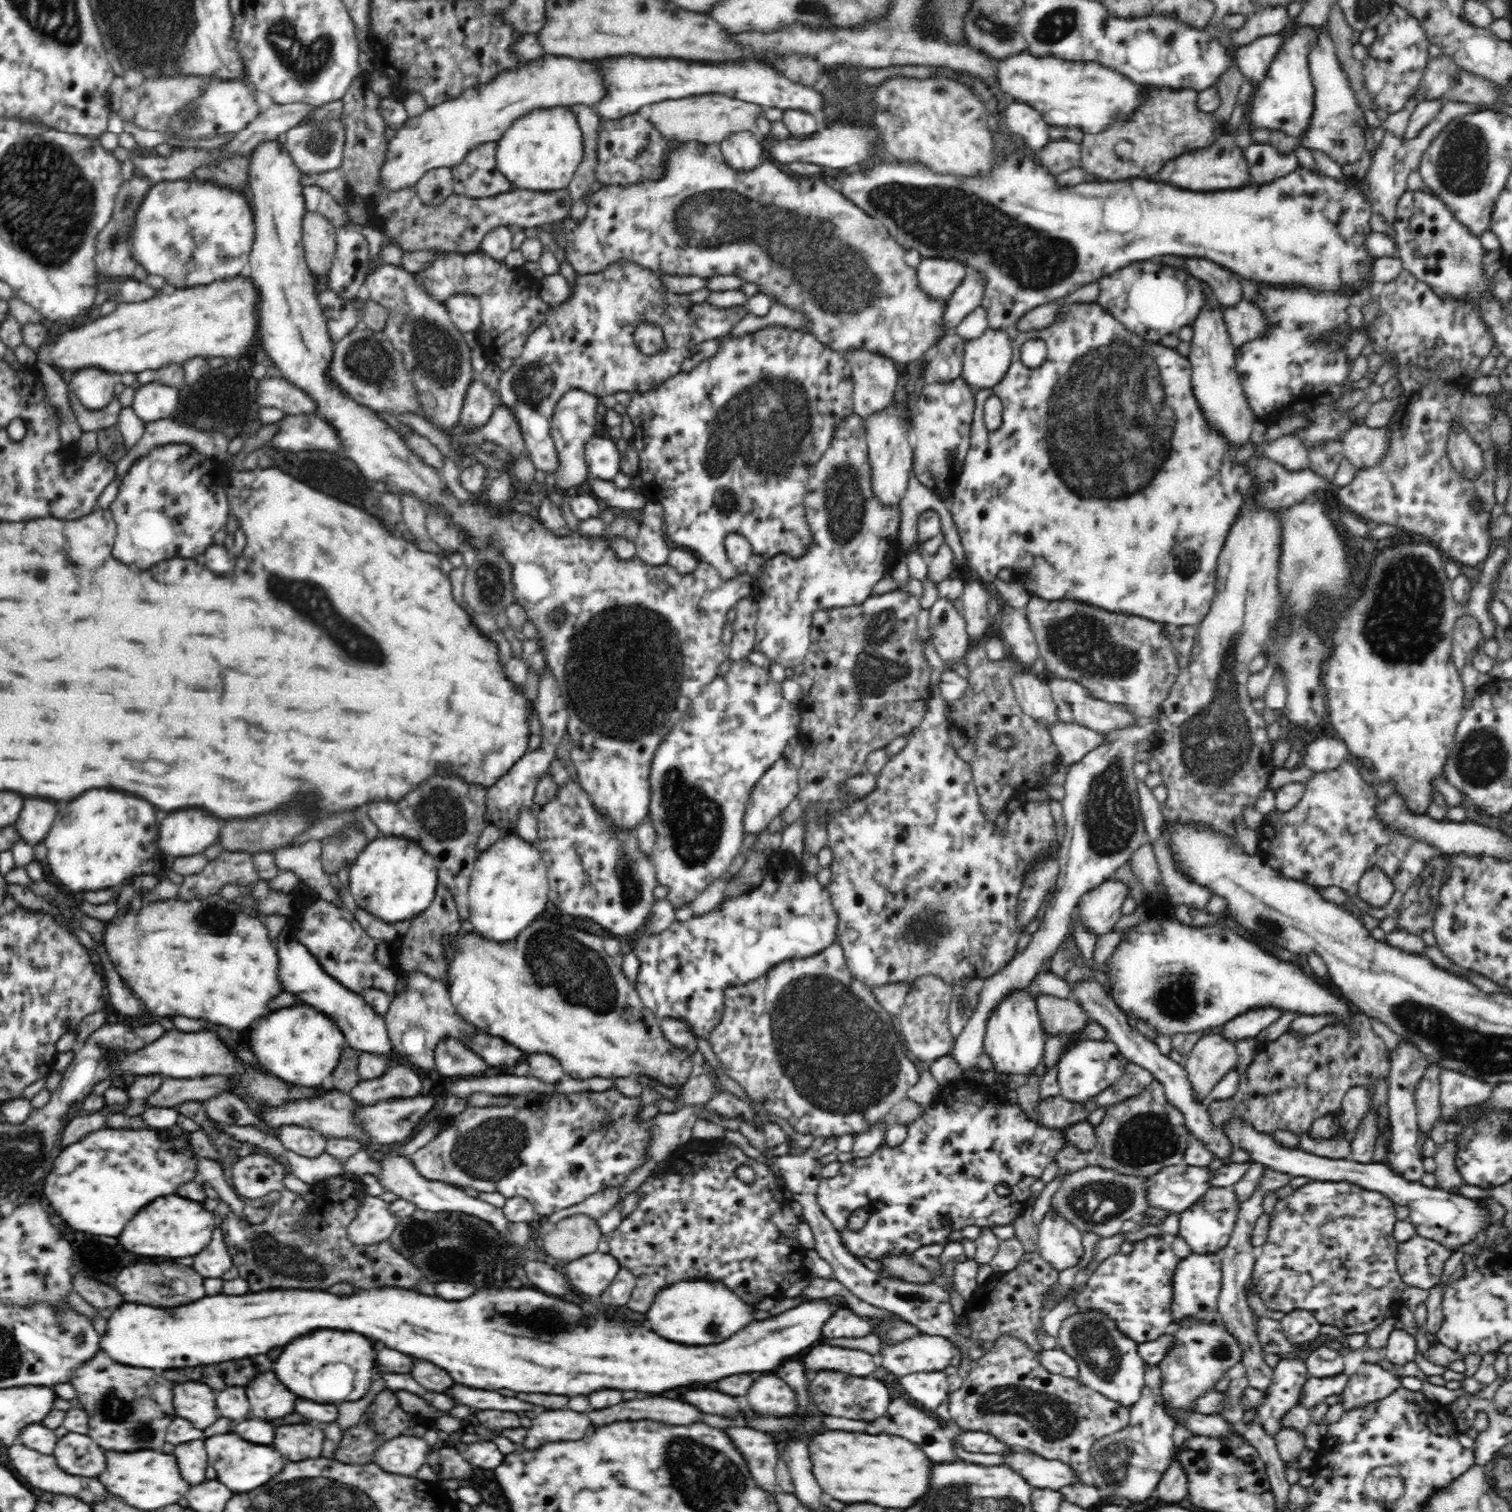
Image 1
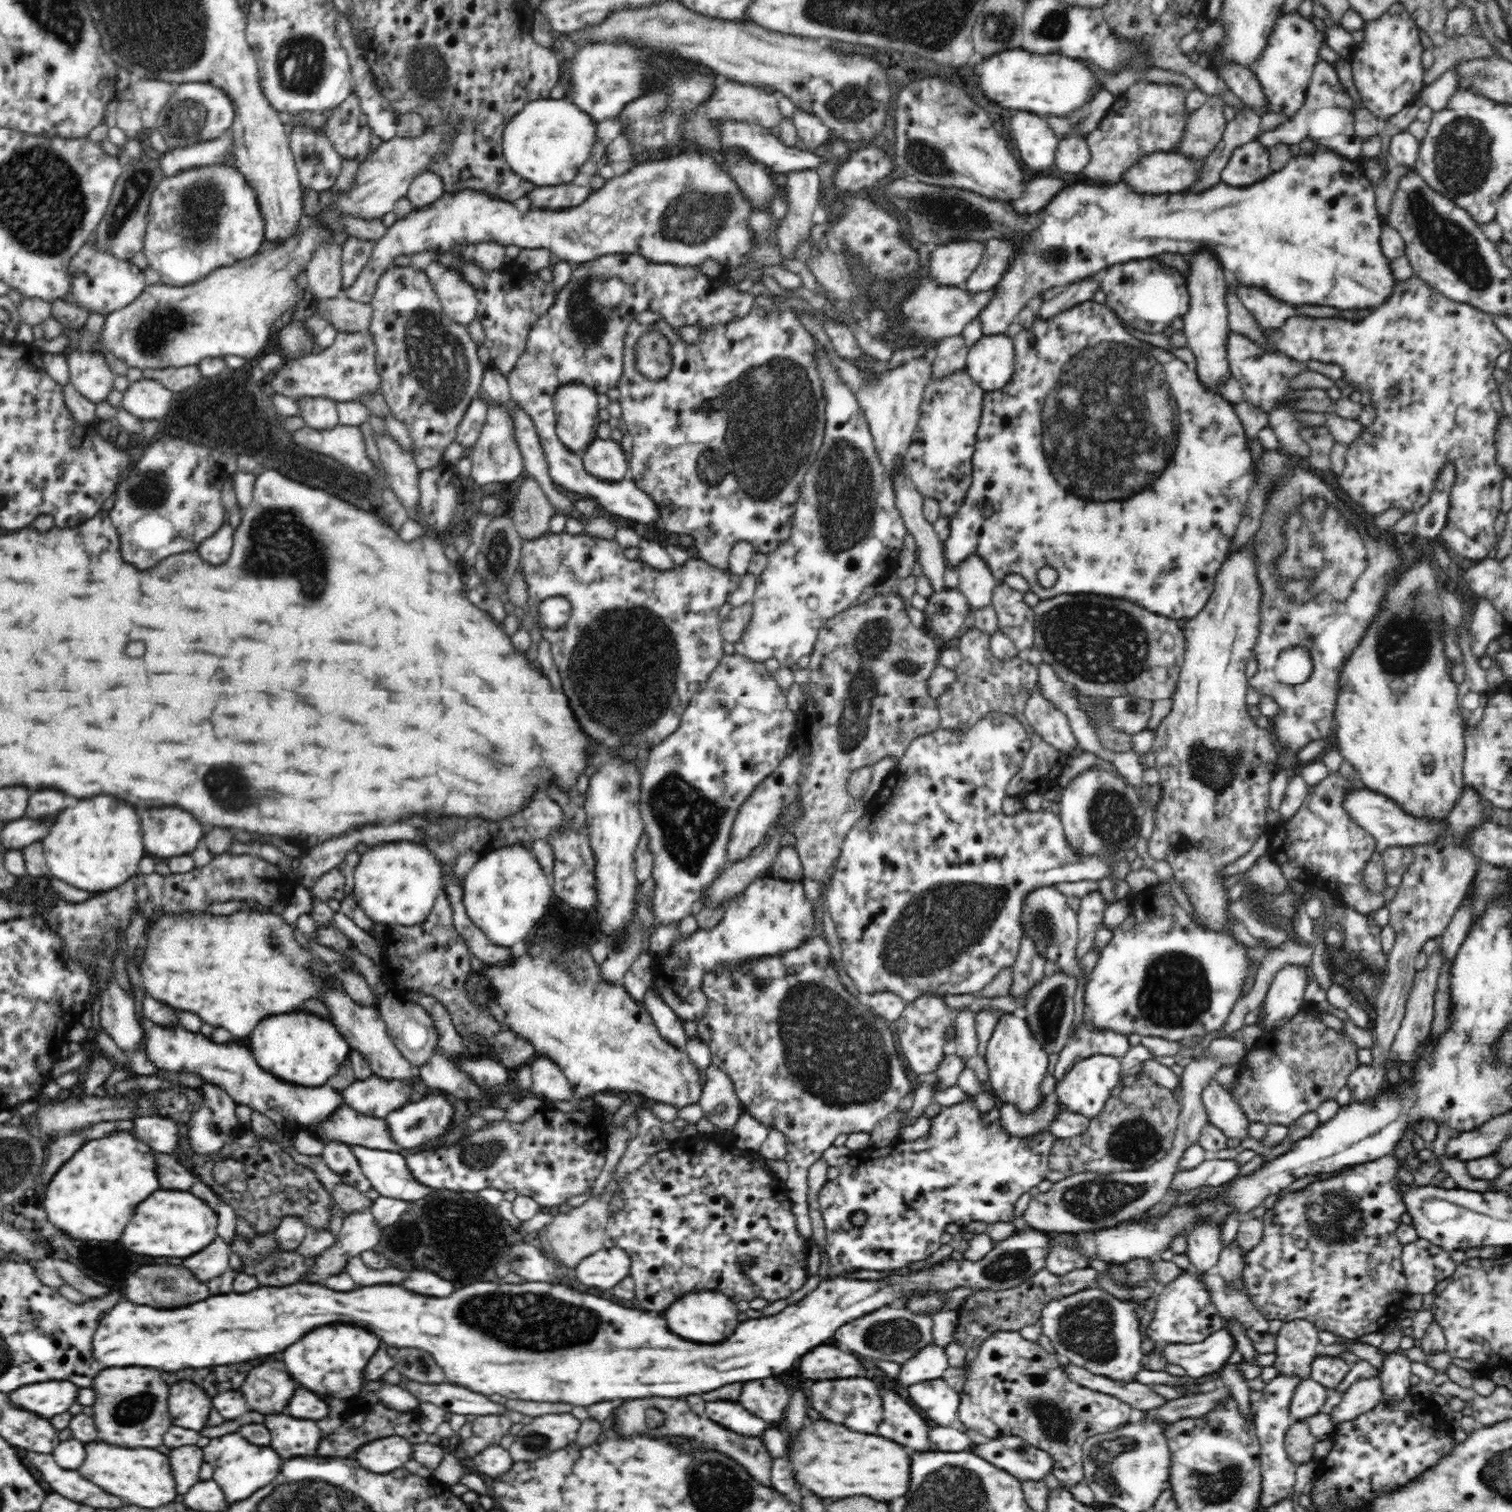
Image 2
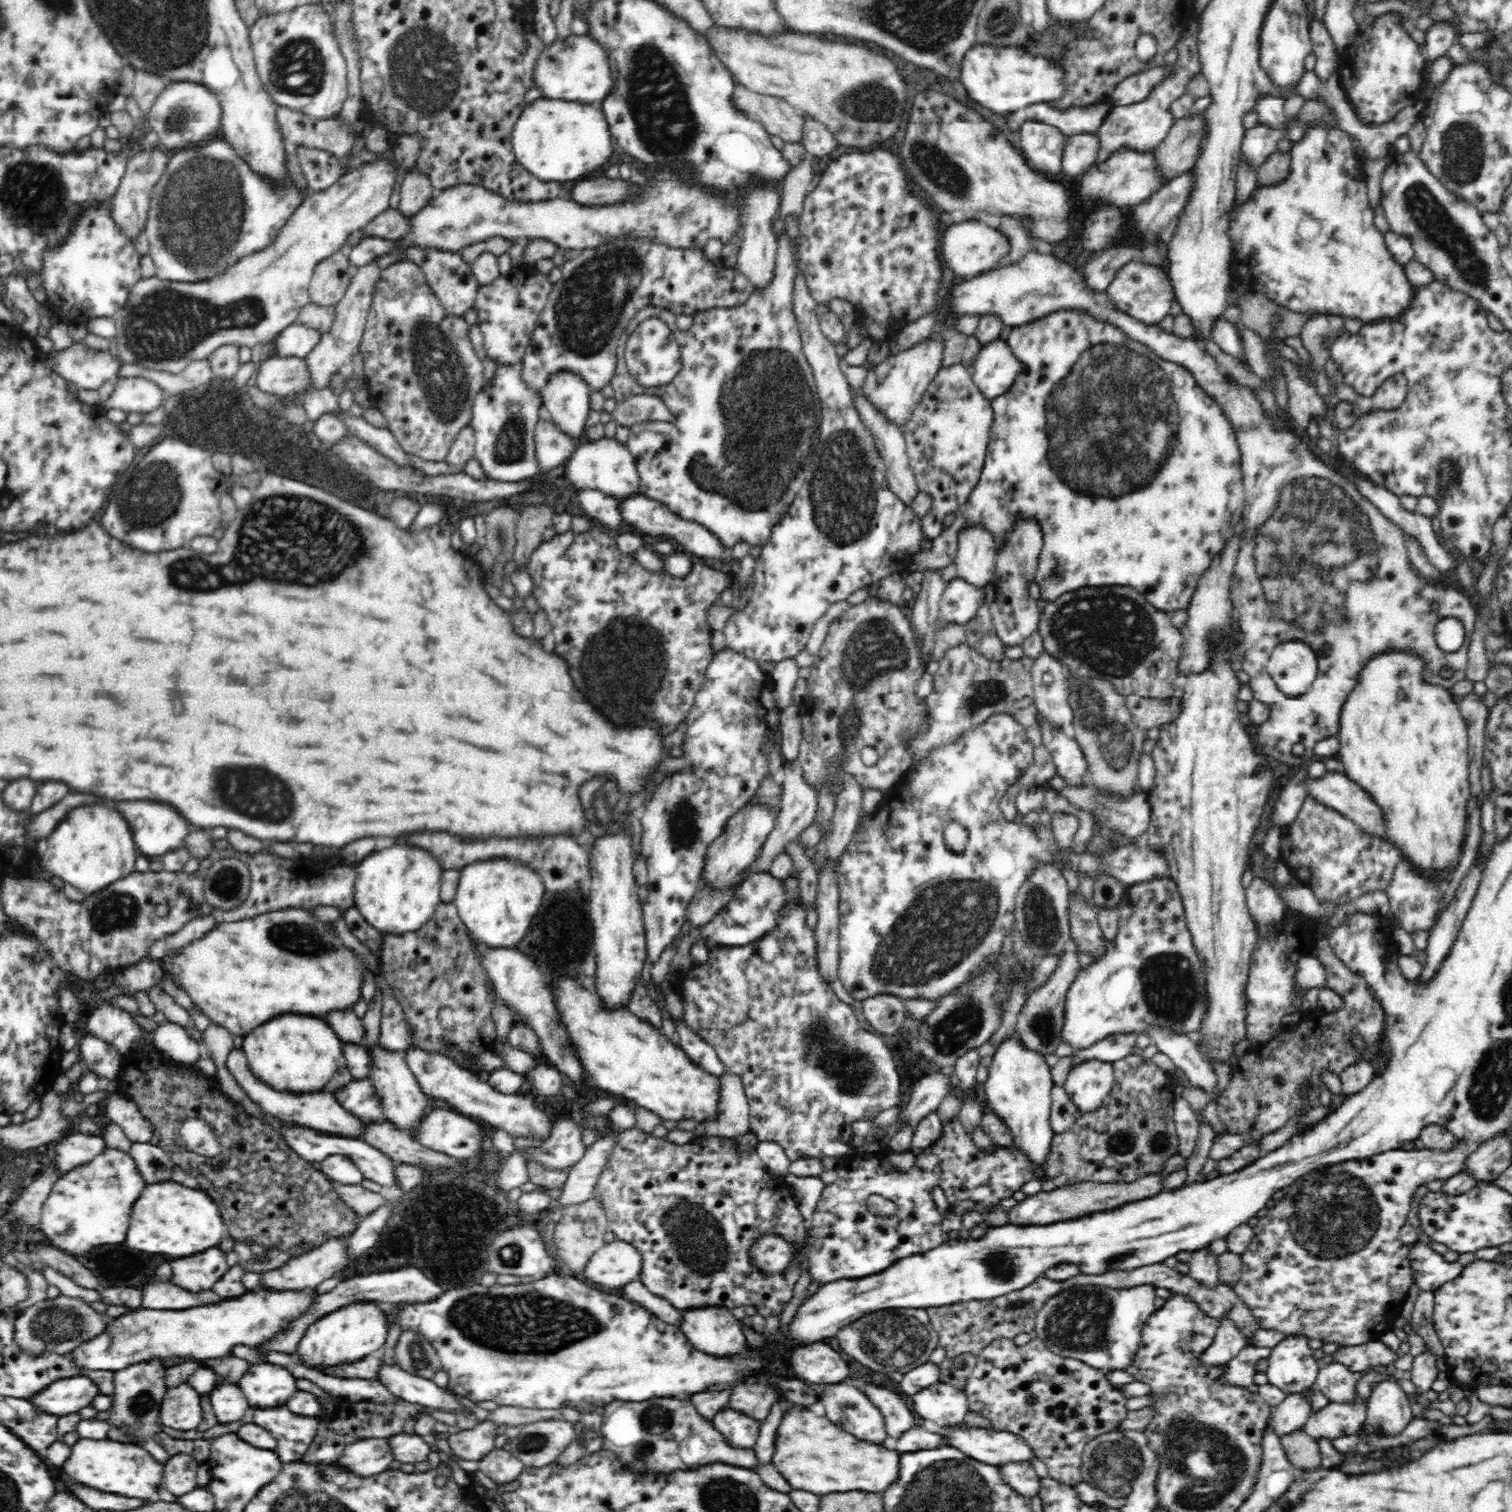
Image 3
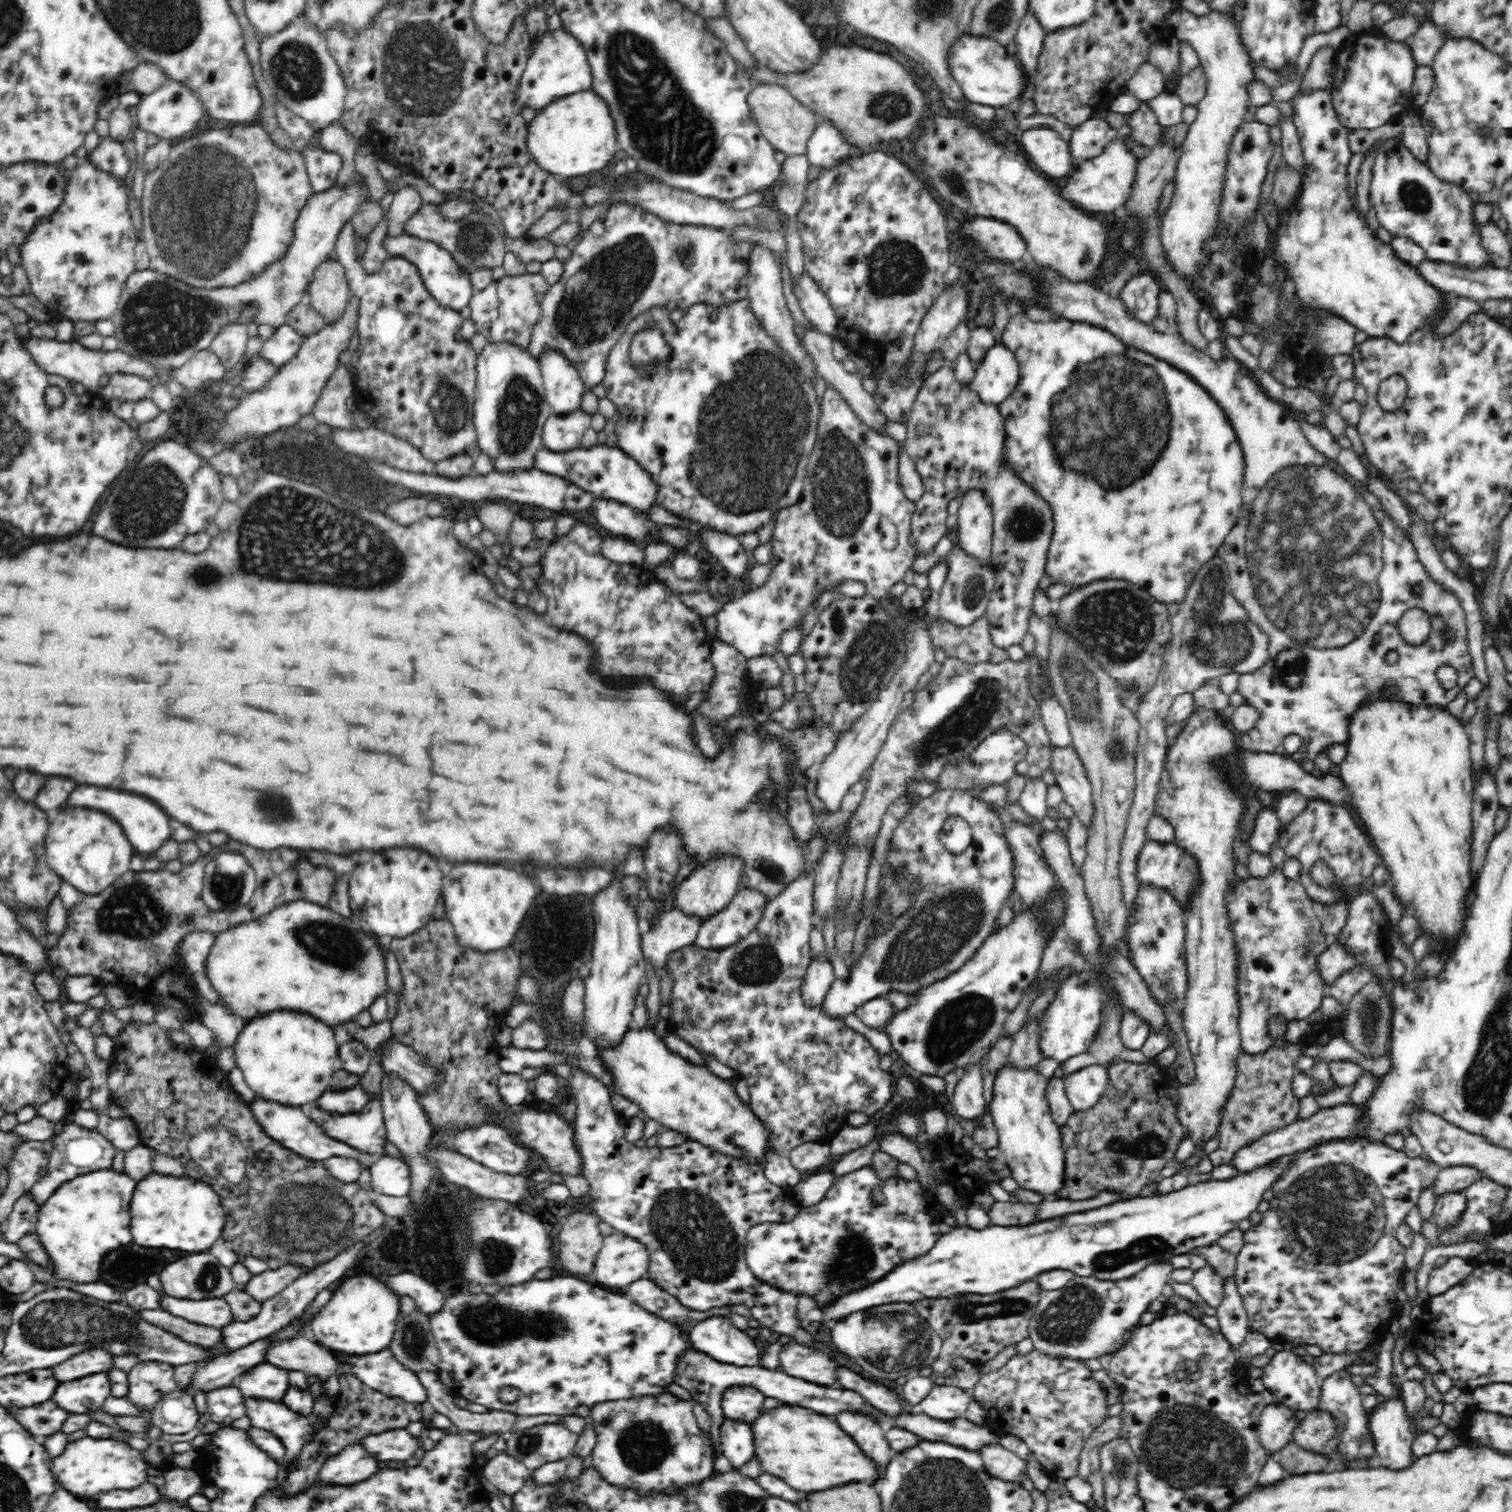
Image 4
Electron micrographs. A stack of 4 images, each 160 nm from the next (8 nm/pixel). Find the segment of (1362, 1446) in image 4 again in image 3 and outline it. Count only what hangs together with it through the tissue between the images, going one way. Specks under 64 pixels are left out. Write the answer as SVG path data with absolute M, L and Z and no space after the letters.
M1330 1362L1319 1368L1314 1387L1324 1394L1329 1403L1352 1402L1355 1392L1355 1374L1340 1362Z

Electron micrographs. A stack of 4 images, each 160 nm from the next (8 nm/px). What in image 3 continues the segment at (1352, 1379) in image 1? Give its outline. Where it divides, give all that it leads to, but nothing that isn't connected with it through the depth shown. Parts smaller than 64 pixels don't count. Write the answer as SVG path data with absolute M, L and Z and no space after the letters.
M1355 1394L1352 1402L1332 1402L1308 1418L1303 1427L1306 1433L1317 1440L1326 1437L1334 1440L1358 1432L1367 1417L1367 1402Z

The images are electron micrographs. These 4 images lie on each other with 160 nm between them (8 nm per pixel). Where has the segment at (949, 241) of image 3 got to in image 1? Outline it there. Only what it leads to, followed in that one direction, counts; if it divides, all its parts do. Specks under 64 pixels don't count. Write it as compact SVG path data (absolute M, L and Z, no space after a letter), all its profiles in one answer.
M921 258L916 269L919 290L930 300L943 302L962 282L966 266L943 258Z

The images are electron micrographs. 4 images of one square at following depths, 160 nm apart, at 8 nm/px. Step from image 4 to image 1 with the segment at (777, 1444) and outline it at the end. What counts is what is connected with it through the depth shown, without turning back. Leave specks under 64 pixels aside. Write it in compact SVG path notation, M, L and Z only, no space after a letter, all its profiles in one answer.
M826 1432L814 1436L810 1458L818 1484L834 1500L850 1504L876 1504L882 1508L906 1510L924 1498L932 1488L932 1460L924 1450L902 1438L890 1434L856 1434L856 1432Z

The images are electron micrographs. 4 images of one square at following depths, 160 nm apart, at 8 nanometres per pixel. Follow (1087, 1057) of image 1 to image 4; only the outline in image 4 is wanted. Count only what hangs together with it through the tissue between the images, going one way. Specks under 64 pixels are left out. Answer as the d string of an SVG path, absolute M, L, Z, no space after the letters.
M1103 1064L1082 1067L1063 1078L1067 1097L1076 1111L1085 1111L1098 1104L1109 1082L1107 1066Z

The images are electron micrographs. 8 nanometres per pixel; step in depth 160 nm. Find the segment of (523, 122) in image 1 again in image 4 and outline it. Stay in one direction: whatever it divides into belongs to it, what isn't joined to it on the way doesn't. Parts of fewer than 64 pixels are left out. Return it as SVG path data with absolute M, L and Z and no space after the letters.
M588 90L559 98L538 109L526 127L524 145L539 169L565 180L600 170L614 154L620 154L616 135L608 105L594 90Z

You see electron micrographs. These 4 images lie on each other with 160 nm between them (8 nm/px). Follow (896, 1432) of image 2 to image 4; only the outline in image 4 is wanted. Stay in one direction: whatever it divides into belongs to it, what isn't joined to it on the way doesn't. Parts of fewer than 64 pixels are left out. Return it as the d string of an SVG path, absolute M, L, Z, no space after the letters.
M840 1368L840 1382L846 1388L860 1394L864 1398L864 1402L868 1402L870 1406L874 1406L876 1410L882 1410L882 1416L898 1418L904 1414L898 1388L890 1390L882 1384L874 1384L874 1382L870 1382L850 1370L844 1370L844 1368Z

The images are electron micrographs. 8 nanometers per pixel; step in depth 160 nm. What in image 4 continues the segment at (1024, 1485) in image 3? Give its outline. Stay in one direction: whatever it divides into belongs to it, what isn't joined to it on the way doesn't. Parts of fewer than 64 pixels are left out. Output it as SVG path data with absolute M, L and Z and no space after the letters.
M992 1444L984 1448L980 1455L986 1471L996 1479L1020 1484L1029 1475L1026 1460L1022 1460L1016 1453L1000 1444Z

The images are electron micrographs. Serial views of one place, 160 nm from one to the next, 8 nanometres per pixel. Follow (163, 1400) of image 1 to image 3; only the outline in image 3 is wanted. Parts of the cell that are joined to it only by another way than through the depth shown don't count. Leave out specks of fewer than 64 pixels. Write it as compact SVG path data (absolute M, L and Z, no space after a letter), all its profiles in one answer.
M136 1364L128 1366L126 1370L114 1372L114 1392L112 1392L112 1406L108 1410L108 1424L112 1428L124 1428L132 1432L130 1442L148 1442L160 1432L160 1406L166 1396L164 1384L164 1368L162 1364Z

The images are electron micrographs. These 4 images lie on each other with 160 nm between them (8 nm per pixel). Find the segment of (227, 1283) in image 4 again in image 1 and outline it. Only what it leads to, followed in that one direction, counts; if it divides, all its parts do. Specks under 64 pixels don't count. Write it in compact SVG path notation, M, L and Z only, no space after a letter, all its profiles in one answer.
M216 1227L212 1234L212 1244L194 1258L194 1268L204 1278L221 1278L226 1270L232 1268L233 1260L227 1251L222 1229Z

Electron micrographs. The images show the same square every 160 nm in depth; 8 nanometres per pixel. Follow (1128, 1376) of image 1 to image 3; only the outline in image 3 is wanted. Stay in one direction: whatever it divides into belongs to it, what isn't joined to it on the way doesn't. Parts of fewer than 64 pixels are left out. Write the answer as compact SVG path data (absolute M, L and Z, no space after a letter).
M1074 1286L1047 1300L1037 1312L1035 1332L1048 1350L1102 1371L1126 1371L1135 1362L1142 1330L1156 1310L1154 1286L1114 1290L1105 1286Z

